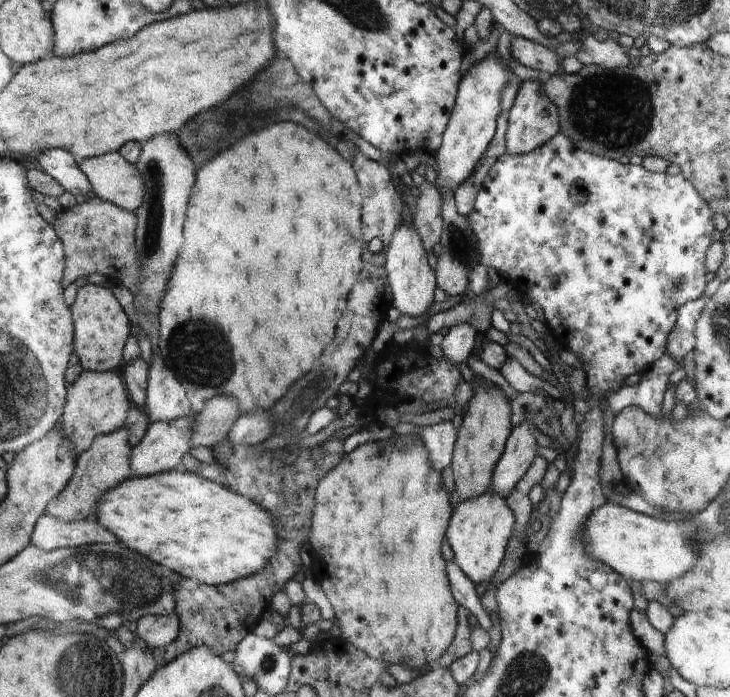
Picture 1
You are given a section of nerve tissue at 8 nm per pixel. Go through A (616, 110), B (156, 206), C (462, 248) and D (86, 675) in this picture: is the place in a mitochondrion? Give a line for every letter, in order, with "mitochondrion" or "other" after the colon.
A: mitochondrion
B: mitochondrion
C: mitochondrion
D: mitochondrion

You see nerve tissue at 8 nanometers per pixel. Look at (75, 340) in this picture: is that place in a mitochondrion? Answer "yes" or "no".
no

